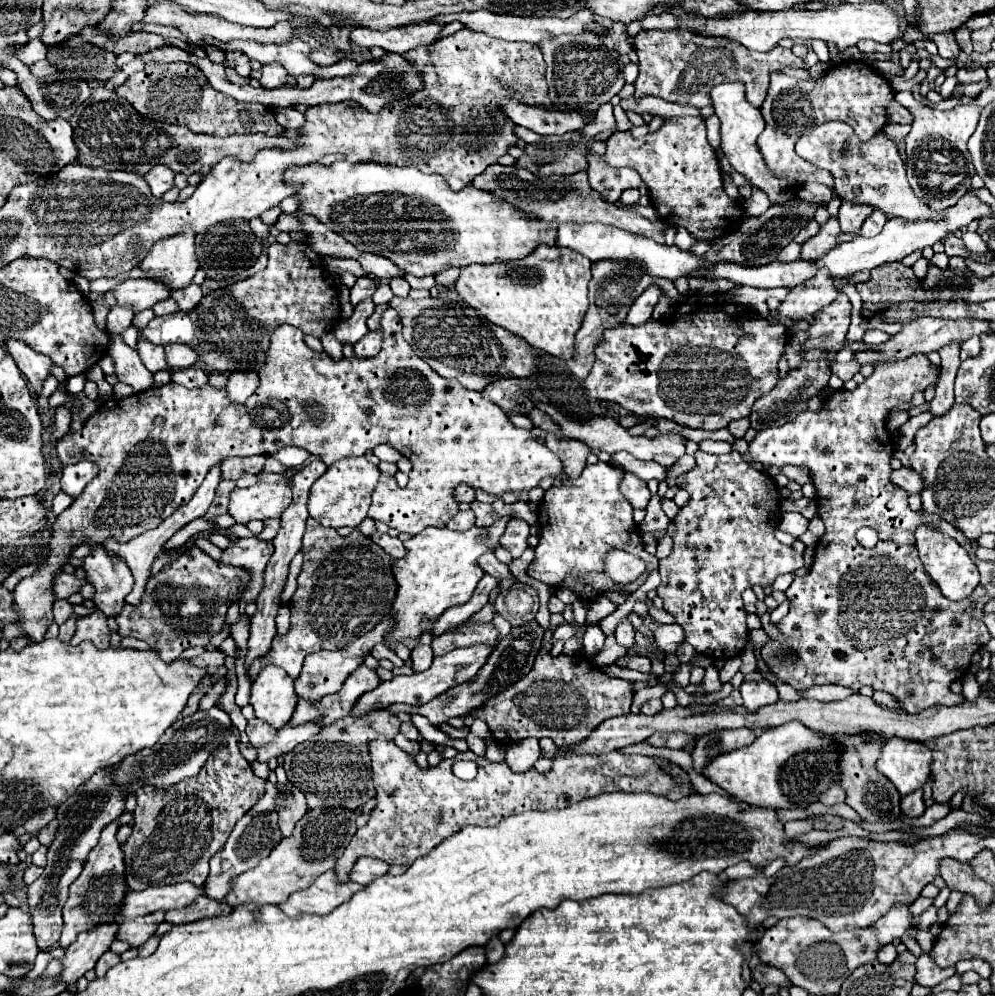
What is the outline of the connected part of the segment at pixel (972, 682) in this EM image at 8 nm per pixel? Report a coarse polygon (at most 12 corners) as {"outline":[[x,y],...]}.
{"outline":[[971,672],[963,678],[963,696],[975,700],[979,684]]}

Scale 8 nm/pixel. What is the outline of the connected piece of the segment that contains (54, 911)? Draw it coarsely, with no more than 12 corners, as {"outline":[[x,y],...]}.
{"outline":[[117,766],[59,806],[49,864],[27,888],[39,950],[59,946],[61,910],[101,830],[125,810]]}

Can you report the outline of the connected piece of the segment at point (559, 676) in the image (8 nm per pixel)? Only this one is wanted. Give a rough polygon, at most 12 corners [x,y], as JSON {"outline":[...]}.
{"outline":[[551,656],[469,712],[499,746],[559,748],[629,712],[633,682]]}

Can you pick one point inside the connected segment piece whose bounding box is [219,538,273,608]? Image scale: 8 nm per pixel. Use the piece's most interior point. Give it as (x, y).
(252, 554)

